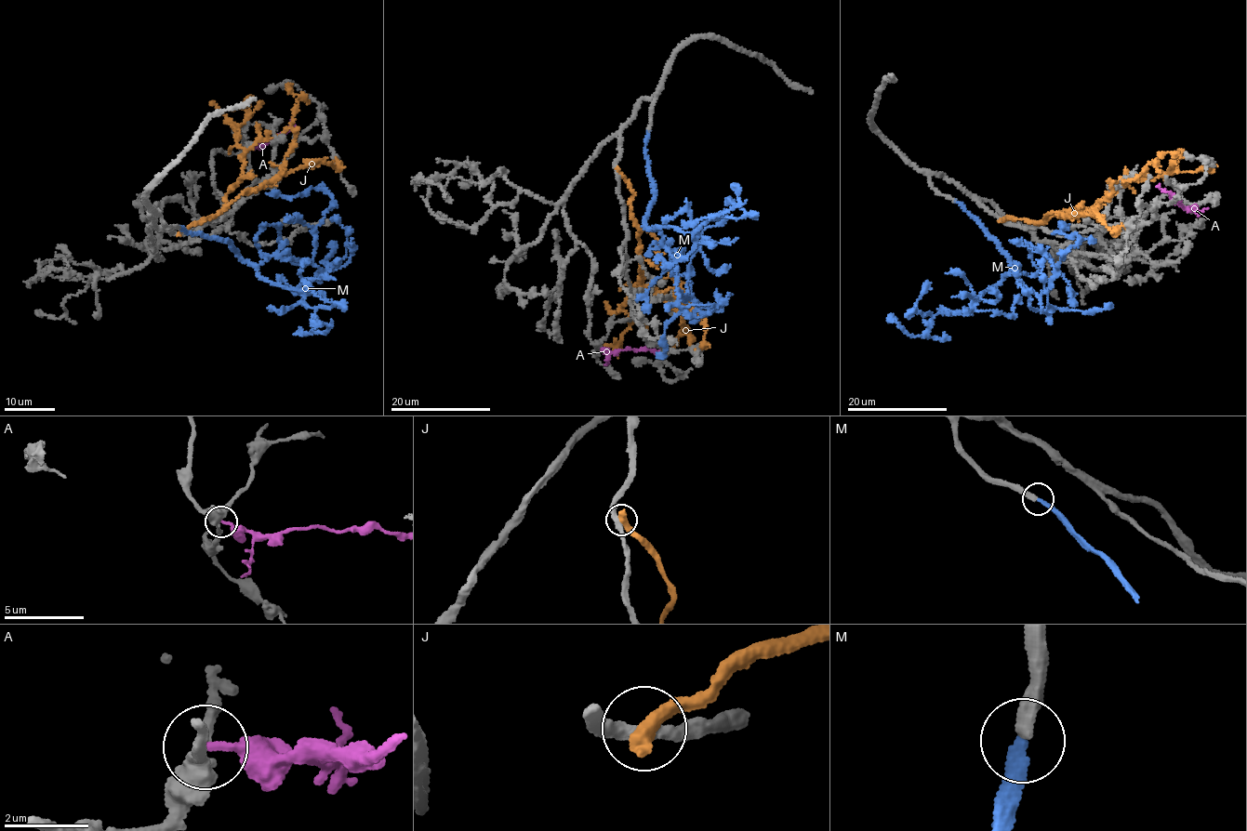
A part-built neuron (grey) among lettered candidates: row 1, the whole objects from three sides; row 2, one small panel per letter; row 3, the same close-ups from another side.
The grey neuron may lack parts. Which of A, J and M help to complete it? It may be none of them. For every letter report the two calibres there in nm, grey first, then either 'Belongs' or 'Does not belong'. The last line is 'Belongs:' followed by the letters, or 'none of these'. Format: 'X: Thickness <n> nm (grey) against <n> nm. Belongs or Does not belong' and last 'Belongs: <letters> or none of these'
A: Thickness 360 nm (grey) against 190 nm. Does not belong
J: Thickness 300 nm (grey) against 480 nm. Does not belong
M: Thickness 360 nm (grey) against 300 nm. Belongs
Belongs: M

